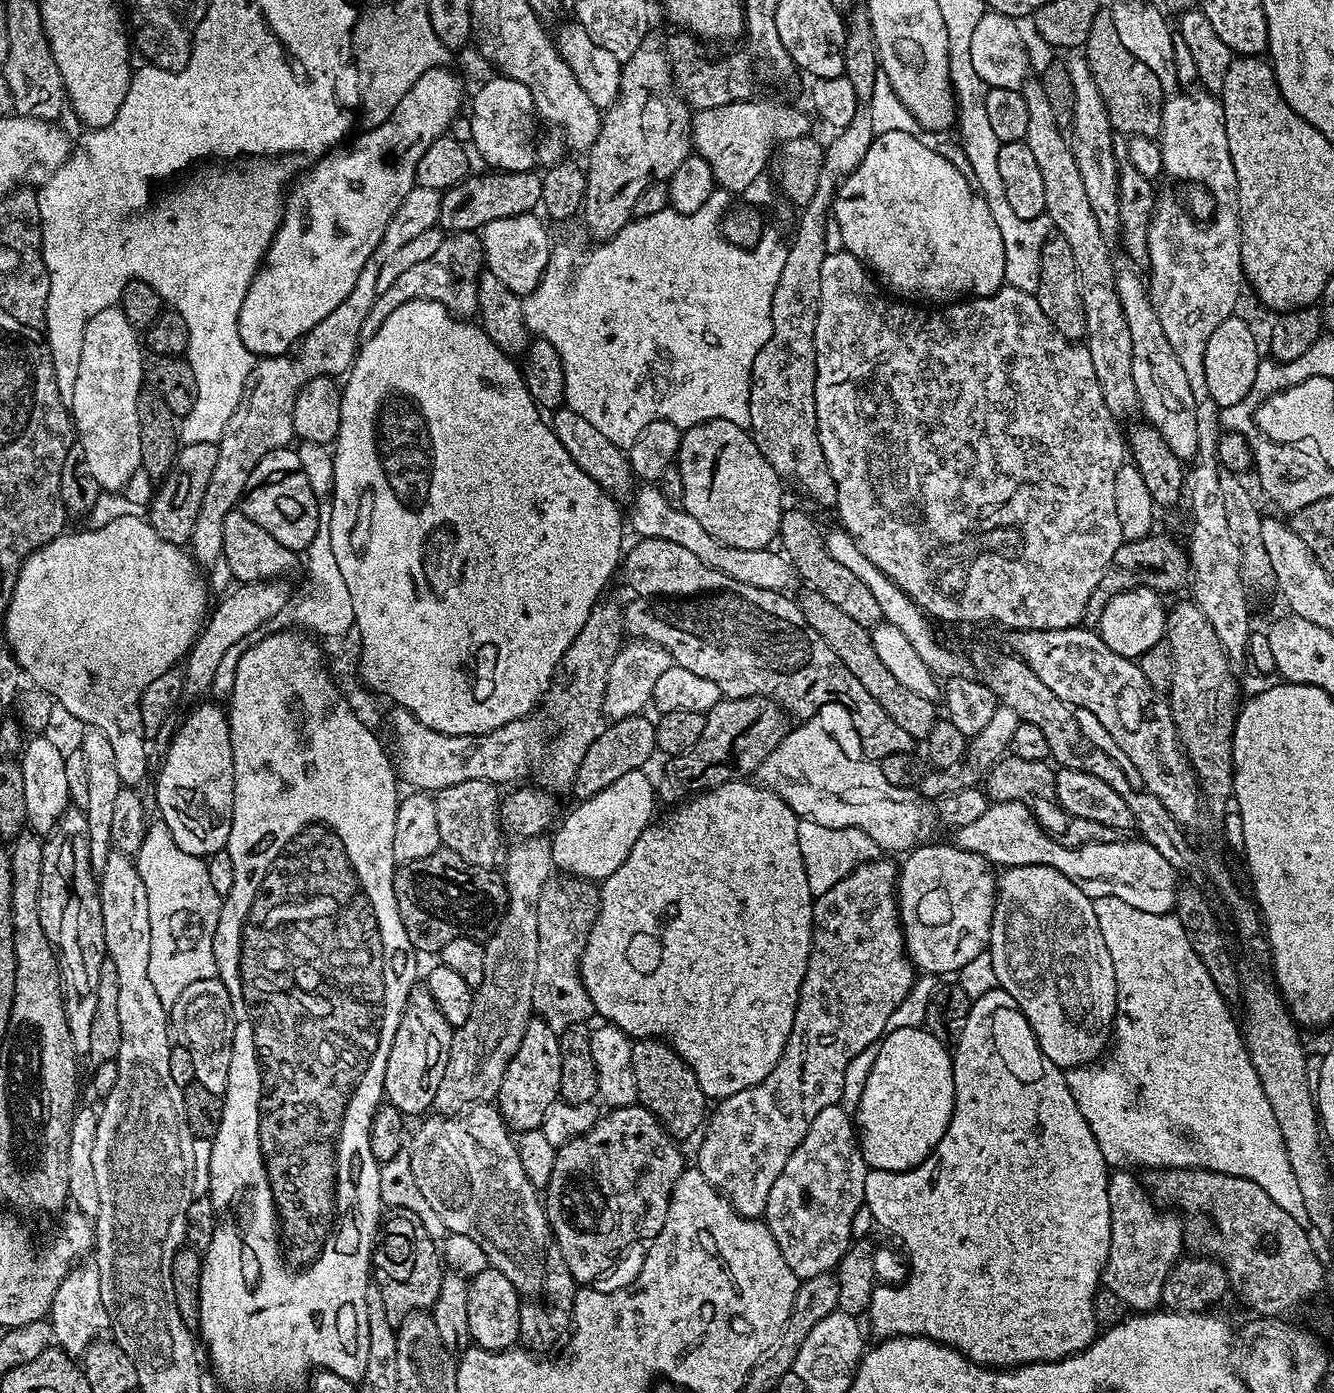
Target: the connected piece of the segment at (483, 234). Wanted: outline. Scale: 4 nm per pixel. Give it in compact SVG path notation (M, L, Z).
M527 212L512 218L497 218L479 233L478 243L487 271L492 272L494 278L502 282L502 286L506 286L521 298L538 287L552 256L554 241L548 237L547 226L549 227L536 212Z

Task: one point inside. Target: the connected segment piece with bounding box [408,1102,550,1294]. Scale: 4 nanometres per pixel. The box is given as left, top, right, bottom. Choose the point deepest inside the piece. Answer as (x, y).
(467, 1166)

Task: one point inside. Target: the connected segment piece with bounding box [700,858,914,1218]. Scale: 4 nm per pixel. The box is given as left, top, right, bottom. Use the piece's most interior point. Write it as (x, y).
(858, 973)

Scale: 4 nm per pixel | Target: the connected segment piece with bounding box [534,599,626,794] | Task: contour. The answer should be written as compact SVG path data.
M605 599L597 602L590 610L590 618L586 618L586 626L570 644L560 663L559 671L568 672L564 681L553 683L546 694L547 703L552 703L552 716L560 723L560 733L555 733L551 741L546 759L535 769L535 783L543 791L551 794L558 792L571 793L572 783L576 780L578 766L582 766L582 758L586 758L586 750L594 742L594 738L602 731L604 714L604 695L608 682L608 671L614 666L614 658L619 654L626 640L625 609L614 601Z

